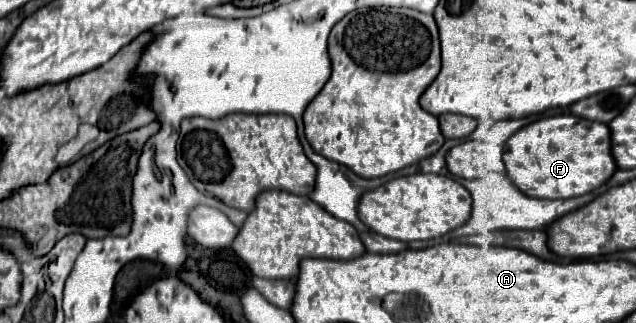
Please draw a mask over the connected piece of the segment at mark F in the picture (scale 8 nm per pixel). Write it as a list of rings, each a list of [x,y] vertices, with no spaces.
[[[573,114],[541,118],[523,126],[505,142],[503,162],[511,182],[531,198],[573,198],[601,186],[617,170],[611,156],[611,134],[601,122]]]

